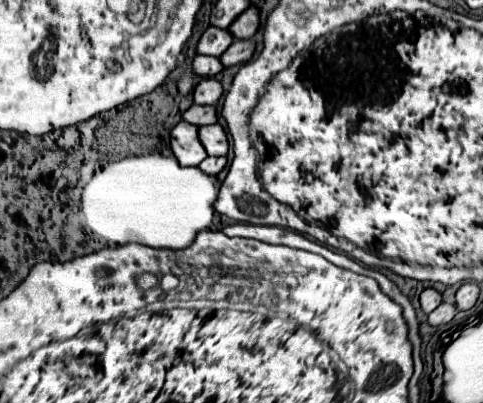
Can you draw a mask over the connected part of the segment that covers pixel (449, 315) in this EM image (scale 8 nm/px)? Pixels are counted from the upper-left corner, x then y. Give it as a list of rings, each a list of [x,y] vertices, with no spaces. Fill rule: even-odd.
[[[442,302],[434,312],[428,314],[428,324],[432,326],[438,326],[438,324],[446,324],[450,322],[454,316],[456,316],[456,306],[454,304],[448,304],[448,302]]]

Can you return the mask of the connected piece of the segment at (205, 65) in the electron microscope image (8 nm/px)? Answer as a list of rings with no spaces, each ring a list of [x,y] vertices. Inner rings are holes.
[[[198,54],[196,58],[194,58],[194,72],[196,74],[200,74],[200,76],[216,76],[218,72],[222,72],[224,70],[224,66],[222,66],[222,62],[220,62],[220,58],[218,56],[202,56],[202,54]]]

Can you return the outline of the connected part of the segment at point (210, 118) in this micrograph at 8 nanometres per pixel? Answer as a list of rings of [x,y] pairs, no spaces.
[[[190,106],[182,118],[186,118],[190,124],[196,124],[196,126],[206,126],[206,124],[214,124],[218,122],[218,112],[216,112],[216,106]]]

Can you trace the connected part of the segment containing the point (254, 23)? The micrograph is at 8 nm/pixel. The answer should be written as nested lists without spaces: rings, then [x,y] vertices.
[[[250,6],[248,10],[244,10],[244,12],[230,24],[230,32],[234,34],[234,38],[242,38],[242,40],[252,38],[258,28],[260,28],[260,12],[258,12],[256,6]]]

